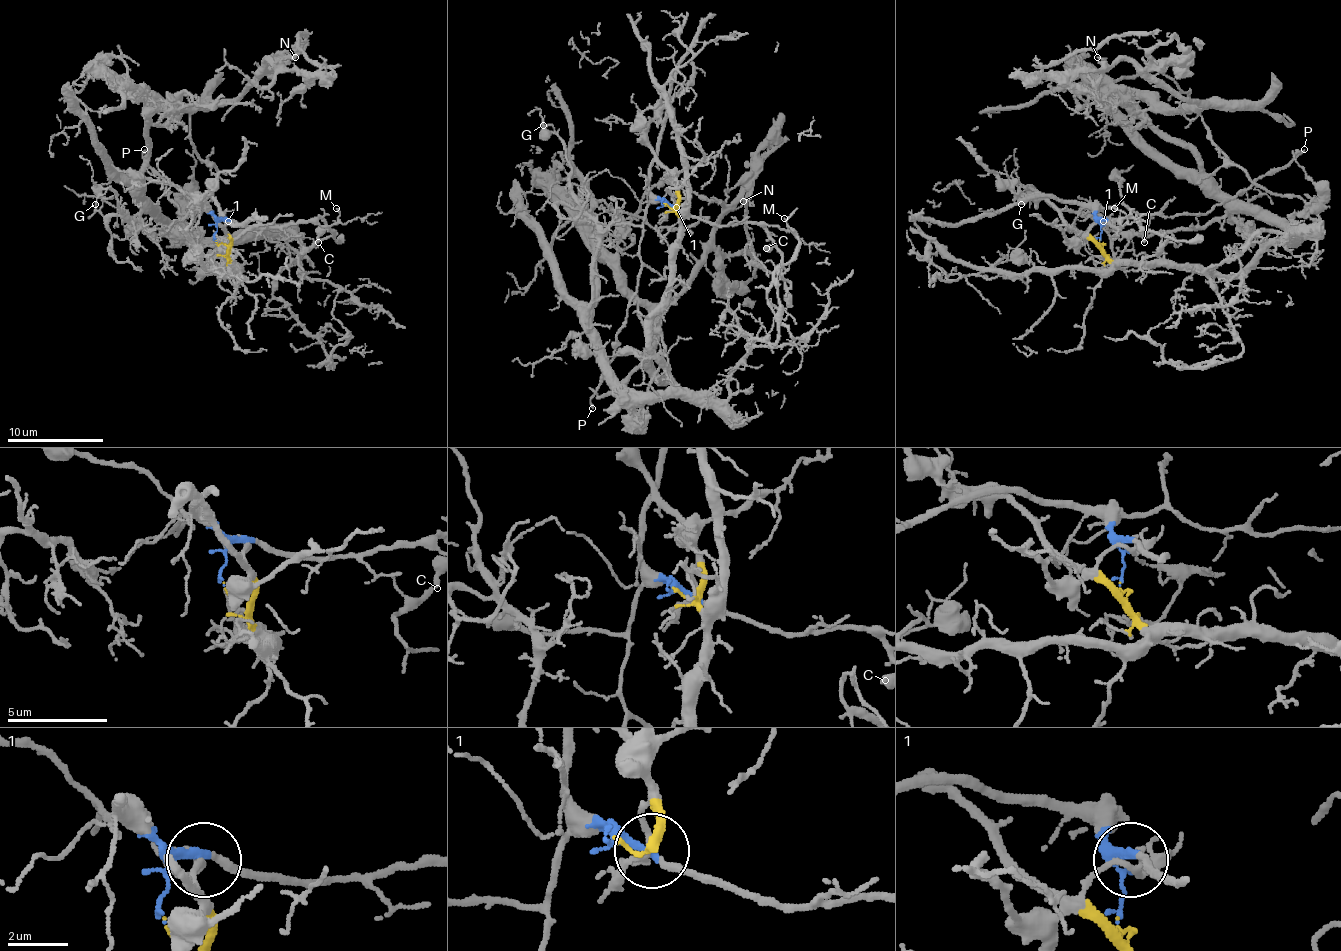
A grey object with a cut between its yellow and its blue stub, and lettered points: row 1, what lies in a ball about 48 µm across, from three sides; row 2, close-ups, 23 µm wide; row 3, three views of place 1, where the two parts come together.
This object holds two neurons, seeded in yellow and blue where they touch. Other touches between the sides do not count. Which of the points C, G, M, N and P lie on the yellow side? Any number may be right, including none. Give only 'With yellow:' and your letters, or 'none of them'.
With yellow: G, N

